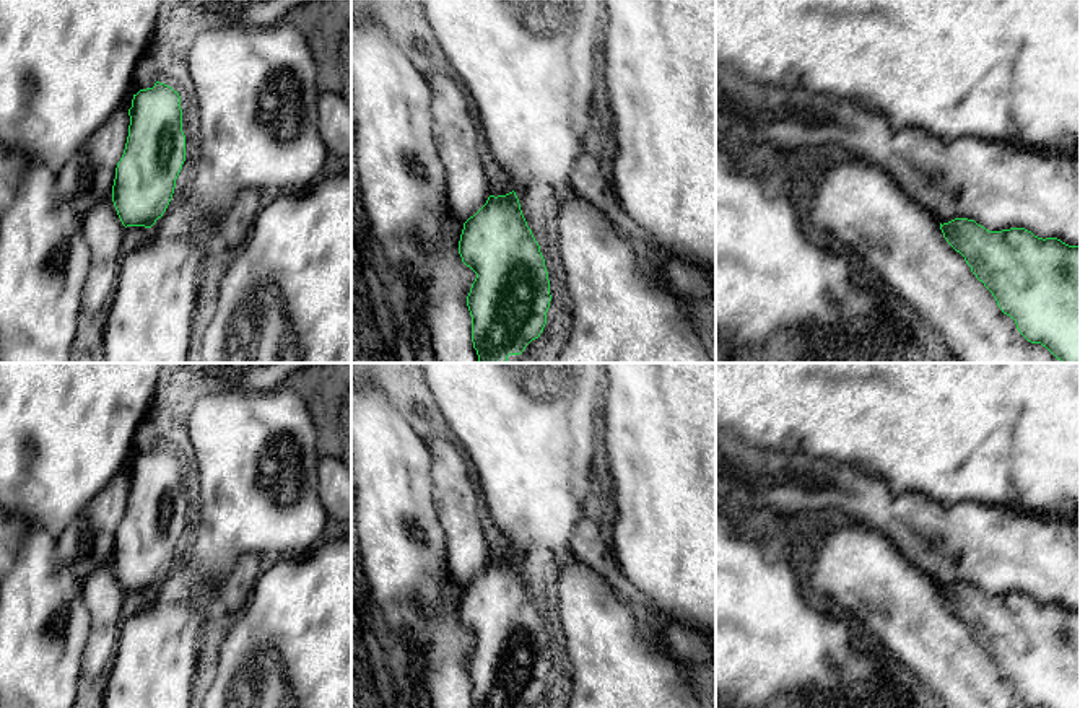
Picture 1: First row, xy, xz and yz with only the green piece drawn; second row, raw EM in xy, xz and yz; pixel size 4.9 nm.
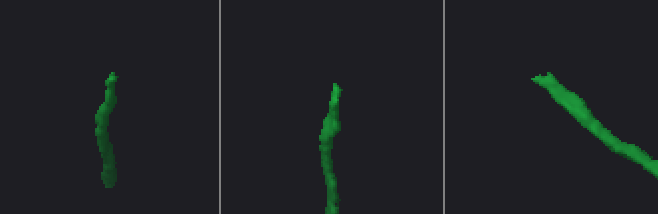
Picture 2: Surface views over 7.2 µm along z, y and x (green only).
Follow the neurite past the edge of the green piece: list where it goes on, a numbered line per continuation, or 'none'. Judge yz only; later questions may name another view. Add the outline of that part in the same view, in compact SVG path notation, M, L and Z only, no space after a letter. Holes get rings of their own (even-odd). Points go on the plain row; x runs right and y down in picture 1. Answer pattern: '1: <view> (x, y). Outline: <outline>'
none

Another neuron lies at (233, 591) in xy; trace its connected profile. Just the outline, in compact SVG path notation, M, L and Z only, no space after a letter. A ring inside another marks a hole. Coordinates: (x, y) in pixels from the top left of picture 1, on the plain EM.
M244 553L216 584L215 594L223 610L244 610L265 565L259 553Z

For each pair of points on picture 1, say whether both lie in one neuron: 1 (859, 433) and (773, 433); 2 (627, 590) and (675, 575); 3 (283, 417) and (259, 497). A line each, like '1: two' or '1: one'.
1: one
2: two
3: one

